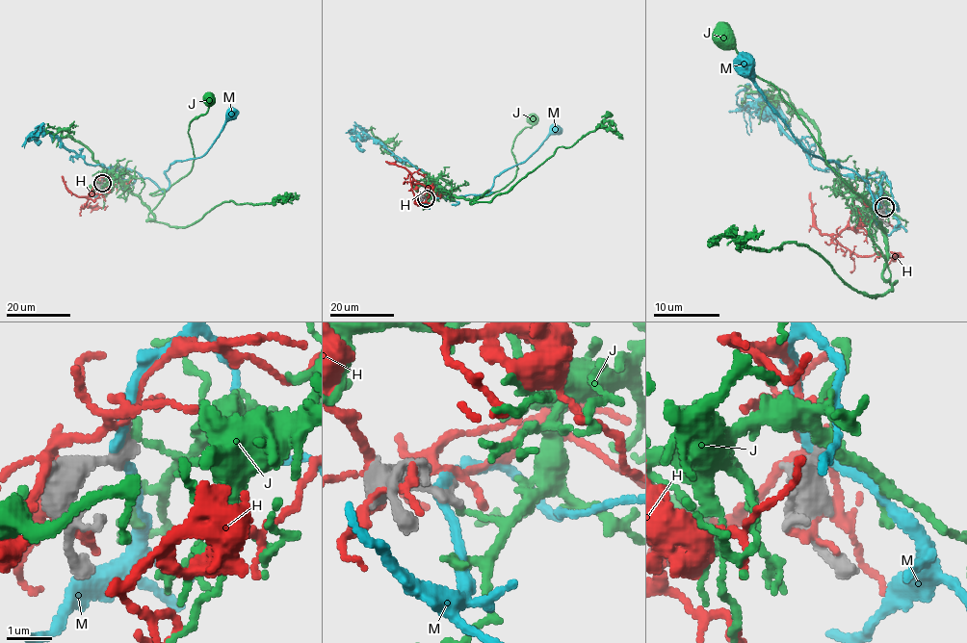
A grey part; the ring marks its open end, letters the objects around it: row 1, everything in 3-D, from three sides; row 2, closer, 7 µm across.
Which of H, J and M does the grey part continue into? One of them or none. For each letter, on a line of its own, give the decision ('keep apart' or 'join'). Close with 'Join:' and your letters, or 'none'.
H: keep apart
J: keep apart
M: keep apart
Join: none

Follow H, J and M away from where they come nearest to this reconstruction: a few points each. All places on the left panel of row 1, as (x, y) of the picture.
H: (102, 181), (90, 192), (87, 202), (88, 207), (105, 207), (104, 210)
J: (102, 183), (121, 181), (152, 210), (164, 192), (150, 193), (192, 168), (189, 124), (210, 99)
M: (101, 183), (110, 167), (117, 167), (150, 178), (164, 192), (170, 165), (201, 157), (230, 115)

